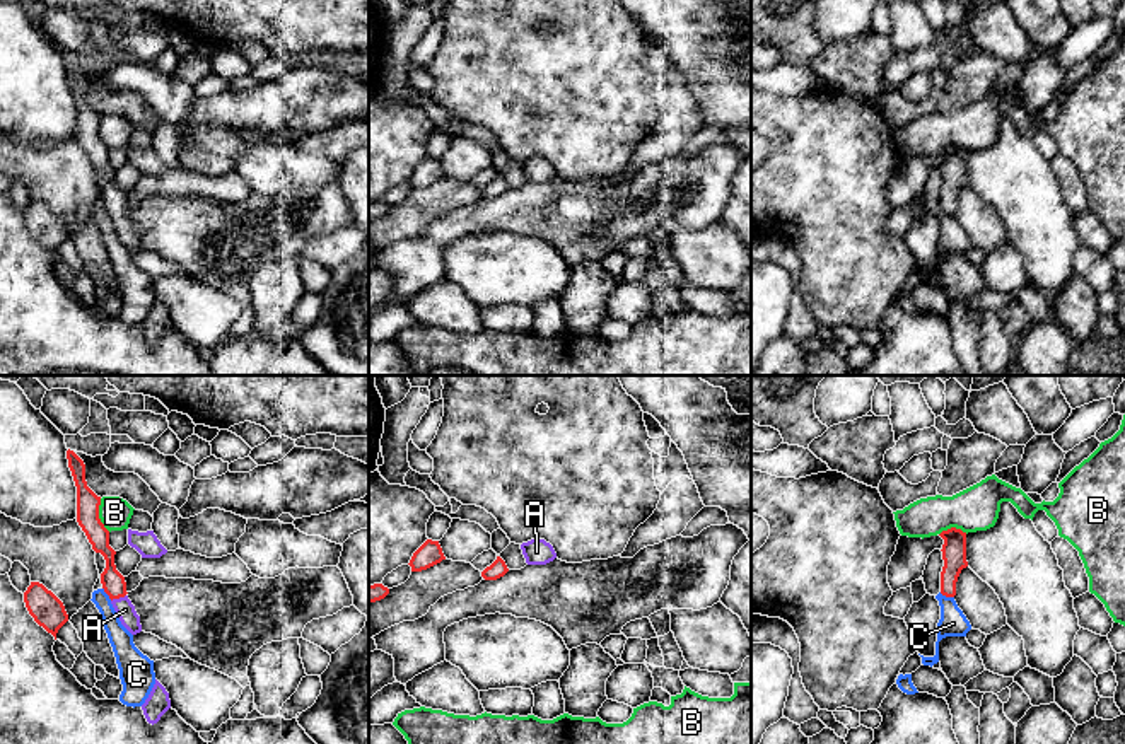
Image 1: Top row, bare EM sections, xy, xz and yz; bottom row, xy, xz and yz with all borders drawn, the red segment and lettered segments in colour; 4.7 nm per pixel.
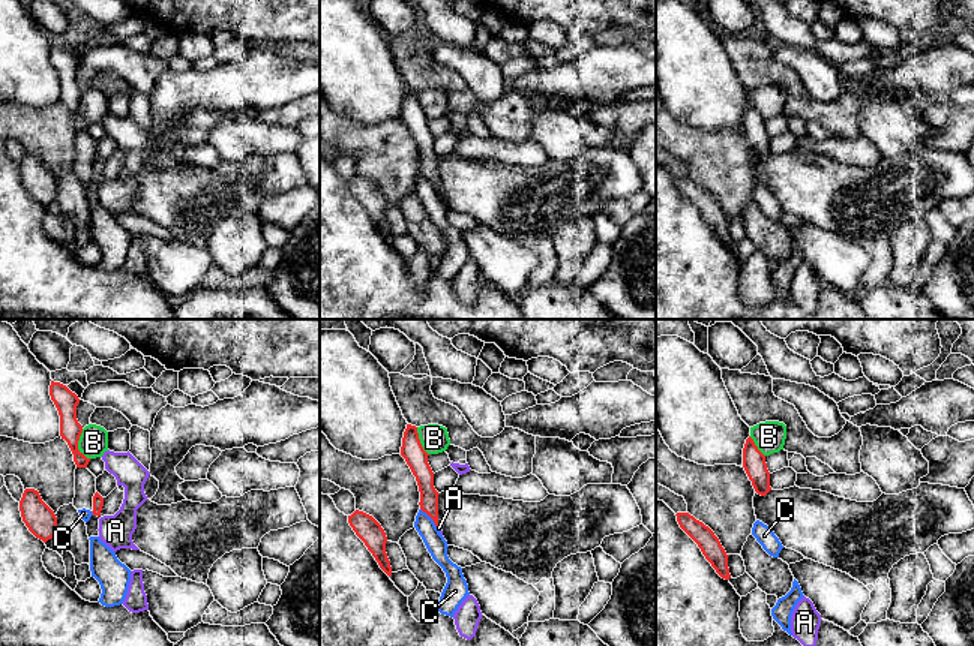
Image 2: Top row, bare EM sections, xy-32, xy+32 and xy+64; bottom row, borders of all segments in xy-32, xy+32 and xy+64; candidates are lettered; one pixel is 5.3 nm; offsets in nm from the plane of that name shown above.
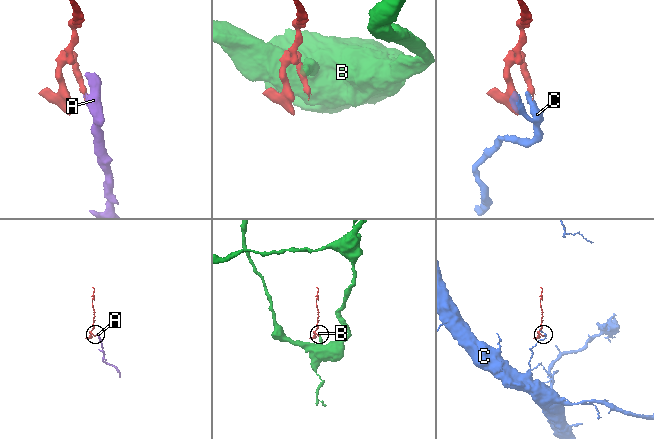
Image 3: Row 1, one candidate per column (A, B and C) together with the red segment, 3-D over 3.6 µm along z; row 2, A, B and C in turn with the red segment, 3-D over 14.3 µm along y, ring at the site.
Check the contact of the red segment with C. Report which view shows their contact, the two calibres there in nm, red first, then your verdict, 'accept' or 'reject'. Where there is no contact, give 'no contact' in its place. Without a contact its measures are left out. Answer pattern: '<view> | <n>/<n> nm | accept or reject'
yz | 110/130 nm | reject

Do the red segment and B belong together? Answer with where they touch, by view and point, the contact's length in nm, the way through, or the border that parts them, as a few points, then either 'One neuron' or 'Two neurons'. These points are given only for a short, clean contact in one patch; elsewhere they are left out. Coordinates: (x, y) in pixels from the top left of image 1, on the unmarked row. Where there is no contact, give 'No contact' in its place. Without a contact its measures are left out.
Touches red at xy (98, 133). Shared border 170 nm. Boundary: xy (99, 116), (99, 139), (110, 149). Two neurons

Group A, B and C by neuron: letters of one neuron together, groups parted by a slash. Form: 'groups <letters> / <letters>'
groups A / B / C

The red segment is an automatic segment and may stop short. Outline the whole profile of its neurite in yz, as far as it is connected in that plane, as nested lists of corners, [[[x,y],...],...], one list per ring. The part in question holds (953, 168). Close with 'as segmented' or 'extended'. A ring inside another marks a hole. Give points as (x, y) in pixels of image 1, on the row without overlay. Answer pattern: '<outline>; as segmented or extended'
[[[951,145],[939,152],[944,157],[942,177],[944,184],[941,189],[941,212],[946,215],[956,213],[956,200],[963,186],[968,184],[966,179],[966,150]]]; as segmented

